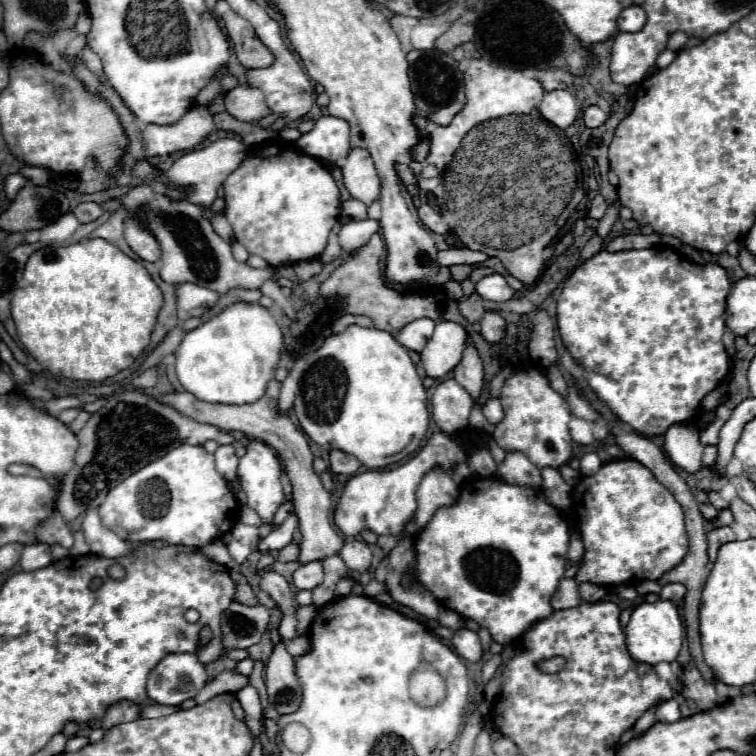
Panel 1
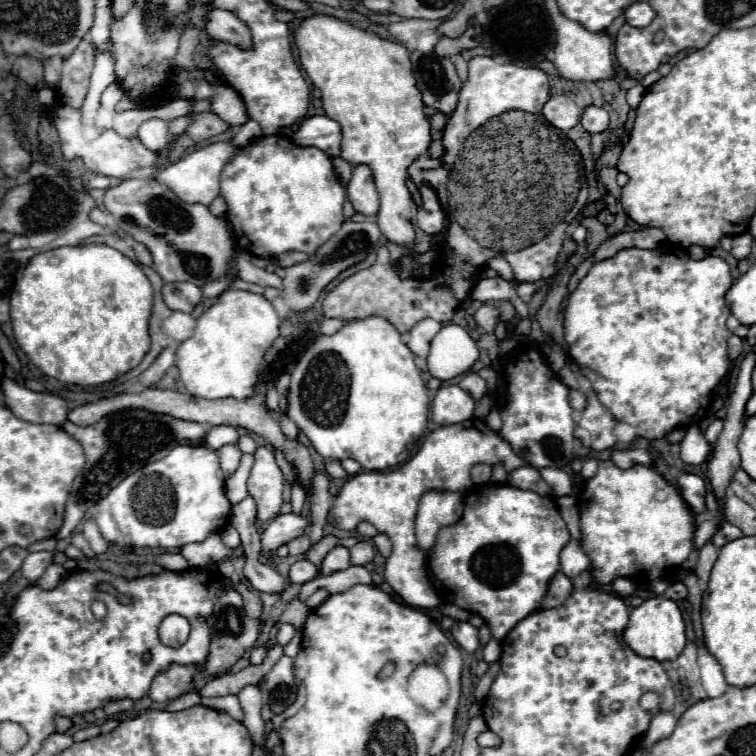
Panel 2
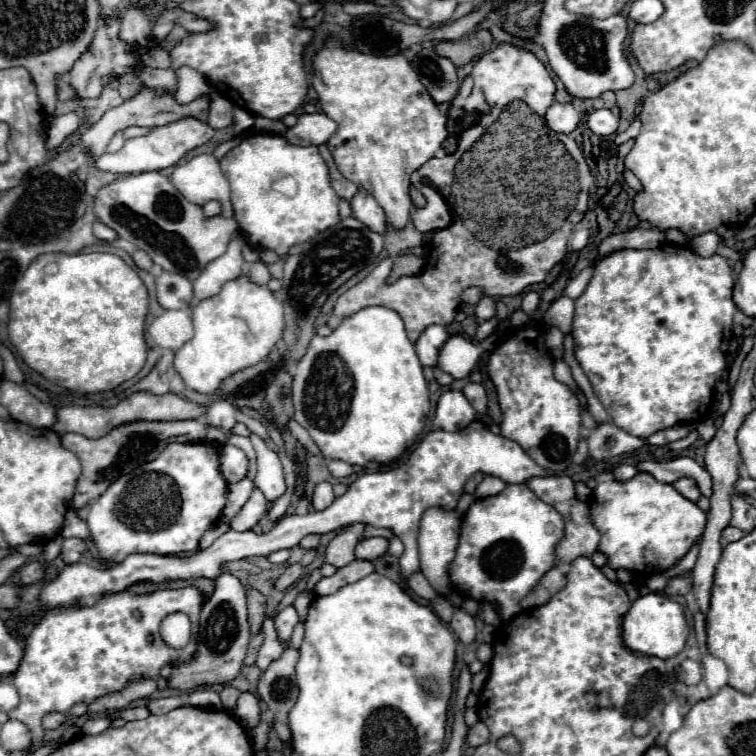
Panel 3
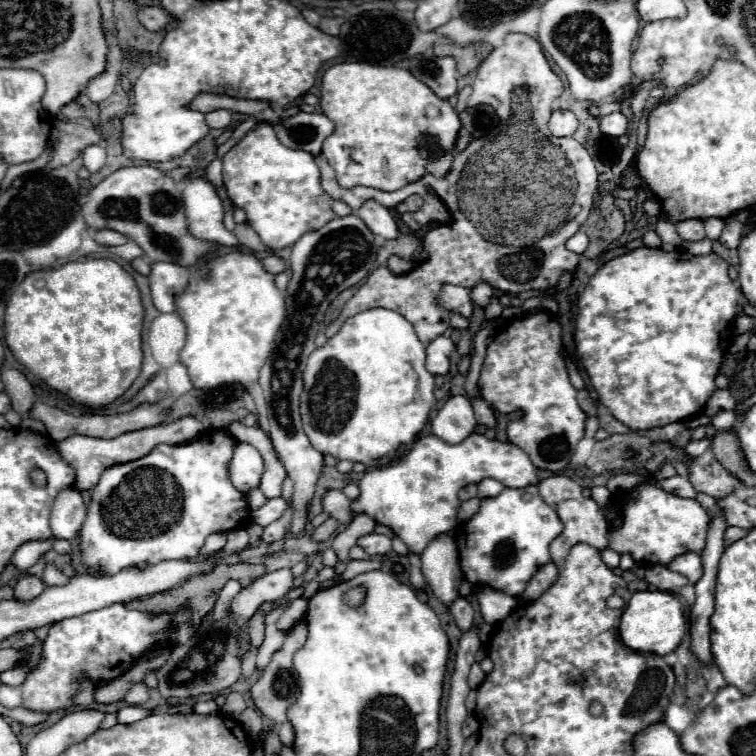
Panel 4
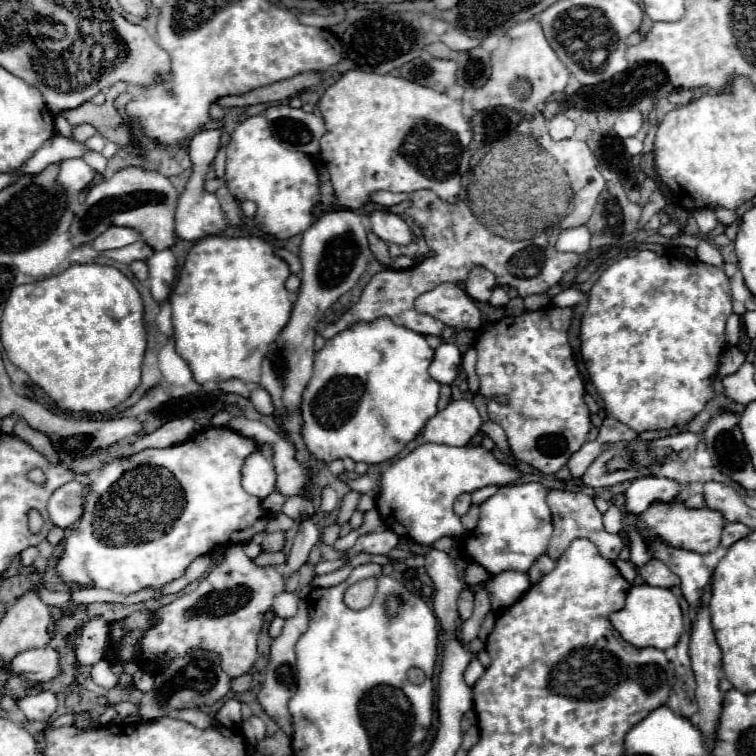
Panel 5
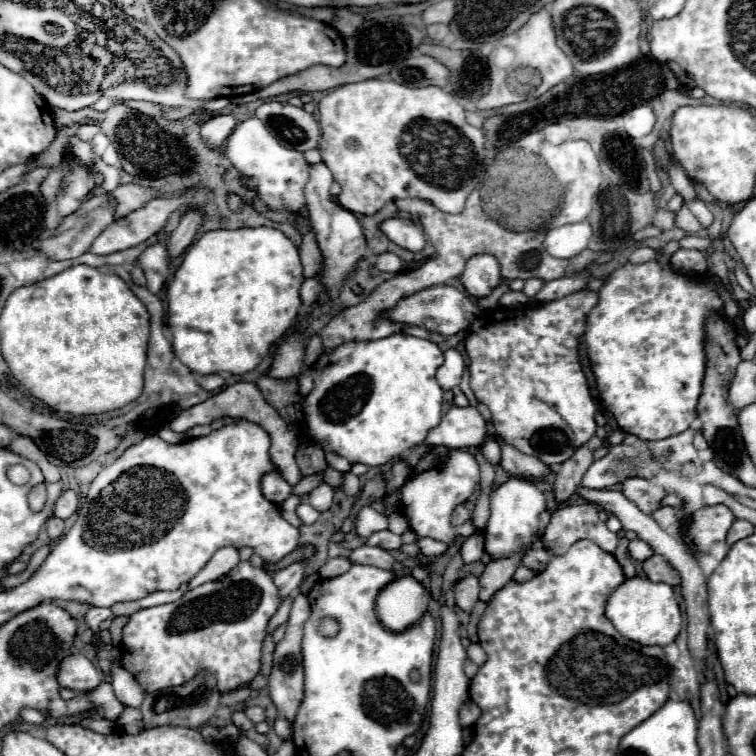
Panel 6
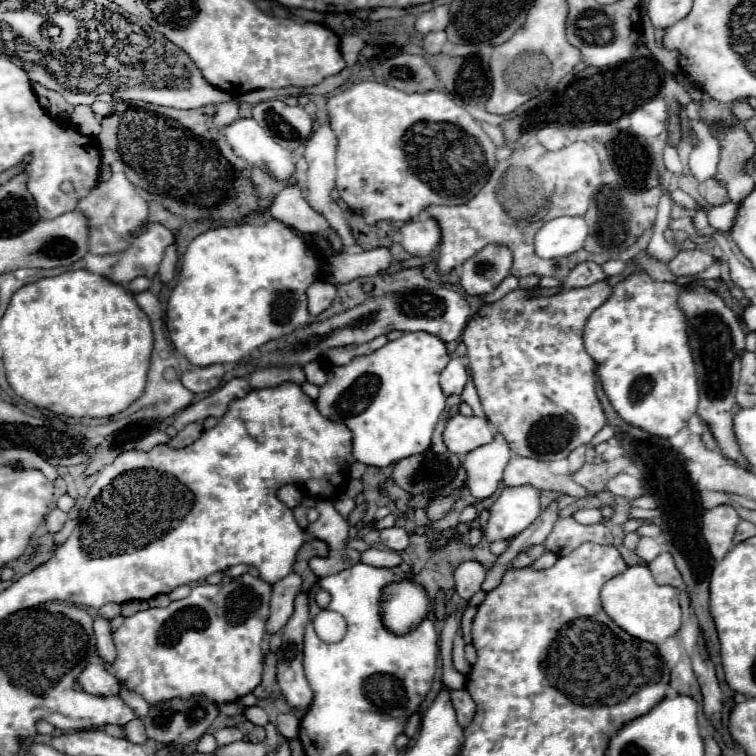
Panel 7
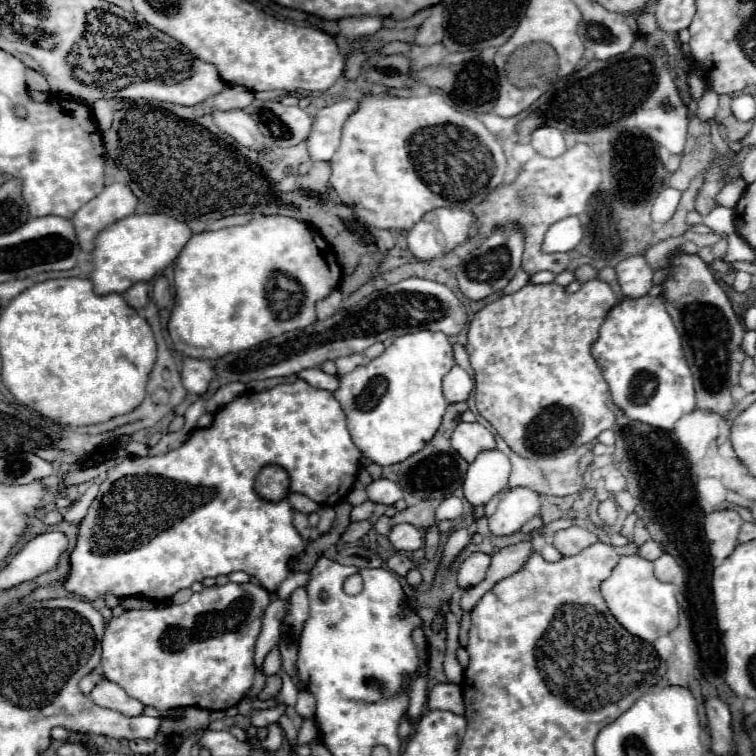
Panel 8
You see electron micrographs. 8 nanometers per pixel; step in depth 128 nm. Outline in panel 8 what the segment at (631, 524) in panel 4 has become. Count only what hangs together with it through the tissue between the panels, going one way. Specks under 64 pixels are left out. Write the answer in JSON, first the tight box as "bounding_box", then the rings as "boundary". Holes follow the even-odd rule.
{"bounding_box":[704,510,742,562],"boundary":[[[734,510],[712,512],[704,518],[704,532],[710,544],[710,554],[714,552],[712,558],[716,562],[726,560],[734,552],[734,548],[738,546],[740,526],[742,526],[742,518]]]}

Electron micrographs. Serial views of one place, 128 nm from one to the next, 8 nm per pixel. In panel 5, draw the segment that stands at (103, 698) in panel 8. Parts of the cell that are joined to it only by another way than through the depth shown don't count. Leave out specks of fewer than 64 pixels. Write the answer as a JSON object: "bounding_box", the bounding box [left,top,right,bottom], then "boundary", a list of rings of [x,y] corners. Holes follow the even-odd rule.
{"bounding_box":[10,648,60,682],"boundary":[[[54,648],[28,650],[12,660],[10,670],[32,682],[52,682],[60,676],[60,654]]]}

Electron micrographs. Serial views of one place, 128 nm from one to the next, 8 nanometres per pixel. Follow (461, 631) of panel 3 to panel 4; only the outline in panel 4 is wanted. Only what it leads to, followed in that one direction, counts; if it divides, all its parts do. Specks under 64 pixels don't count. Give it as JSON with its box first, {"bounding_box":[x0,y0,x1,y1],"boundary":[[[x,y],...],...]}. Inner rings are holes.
{"bounding_box":[450,598,474,630],"boundary":[[[458,598],[452,606],[450,606],[450,614],[454,616],[456,624],[460,626],[460,630],[470,630],[470,626],[474,624],[474,610],[472,604],[466,598]]]}

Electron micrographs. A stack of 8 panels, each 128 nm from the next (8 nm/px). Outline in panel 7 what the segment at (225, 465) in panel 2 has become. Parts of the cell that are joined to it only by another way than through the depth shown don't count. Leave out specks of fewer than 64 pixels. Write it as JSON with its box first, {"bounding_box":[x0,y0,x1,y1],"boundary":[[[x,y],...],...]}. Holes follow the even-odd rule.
{"bounding_box":[278,486,302,508],"boundary":[[[284,486],[278,490],[278,498],[288,506],[288,508],[296,508],[302,504],[302,492],[296,486]]]}

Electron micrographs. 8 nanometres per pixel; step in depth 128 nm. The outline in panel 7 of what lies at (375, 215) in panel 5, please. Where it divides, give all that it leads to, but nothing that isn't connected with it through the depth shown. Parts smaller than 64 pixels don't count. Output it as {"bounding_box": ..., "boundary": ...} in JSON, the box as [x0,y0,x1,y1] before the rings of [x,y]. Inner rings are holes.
{"bounding_box":[400,214,442,258],"boundary":[[[422,214],[416,220],[404,224],[400,228],[400,234],[404,250],[420,258],[430,256],[430,252],[436,250],[442,242],[442,230],[430,214]]]}

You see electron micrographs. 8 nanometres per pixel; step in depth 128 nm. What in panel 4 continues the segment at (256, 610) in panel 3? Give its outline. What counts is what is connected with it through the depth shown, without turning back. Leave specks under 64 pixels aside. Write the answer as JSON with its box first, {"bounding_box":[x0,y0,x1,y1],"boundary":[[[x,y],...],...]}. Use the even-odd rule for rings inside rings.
{"bounding_box":[248,604,274,648],"boundary":[[[262,604],[248,624],[250,642],[252,642],[254,648],[260,648],[262,642],[264,642],[264,618],[266,618],[268,612],[272,612],[272,608],[274,608],[274,604]]]}

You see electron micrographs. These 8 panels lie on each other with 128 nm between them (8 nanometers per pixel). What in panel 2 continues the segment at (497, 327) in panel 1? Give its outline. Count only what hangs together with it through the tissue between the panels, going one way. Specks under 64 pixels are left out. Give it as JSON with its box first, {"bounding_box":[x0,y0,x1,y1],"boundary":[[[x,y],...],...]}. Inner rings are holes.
{"bounding_box":[474,304,498,332],"boundary":[[[484,304],[476,310],[474,320],[484,332],[494,332],[494,326],[498,322],[498,310],[492,304]]]}

